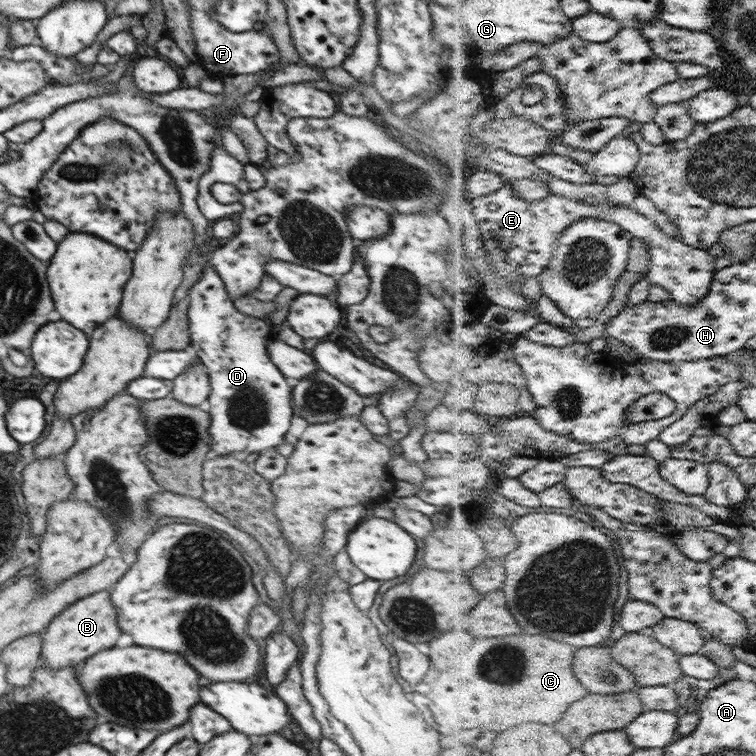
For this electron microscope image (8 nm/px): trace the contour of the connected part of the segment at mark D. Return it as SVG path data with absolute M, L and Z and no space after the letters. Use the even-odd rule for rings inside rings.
M203 264L203 272L200 280L190 290L190 306L187 316L189 321L190 344L196 350L196 356L203 362L203 366L209 375L210 395L205 409L210 414L210 453L213 456L226 456L226 454L251 453L274 449L285 441L284 435L288 432L292 422L293 405L292 381L280 374L280 370L274 366L266 345L273 338L273 330L262 320L242 312L239 312L233 300L229 299L225 292L224 284L216 273L212 264Z

